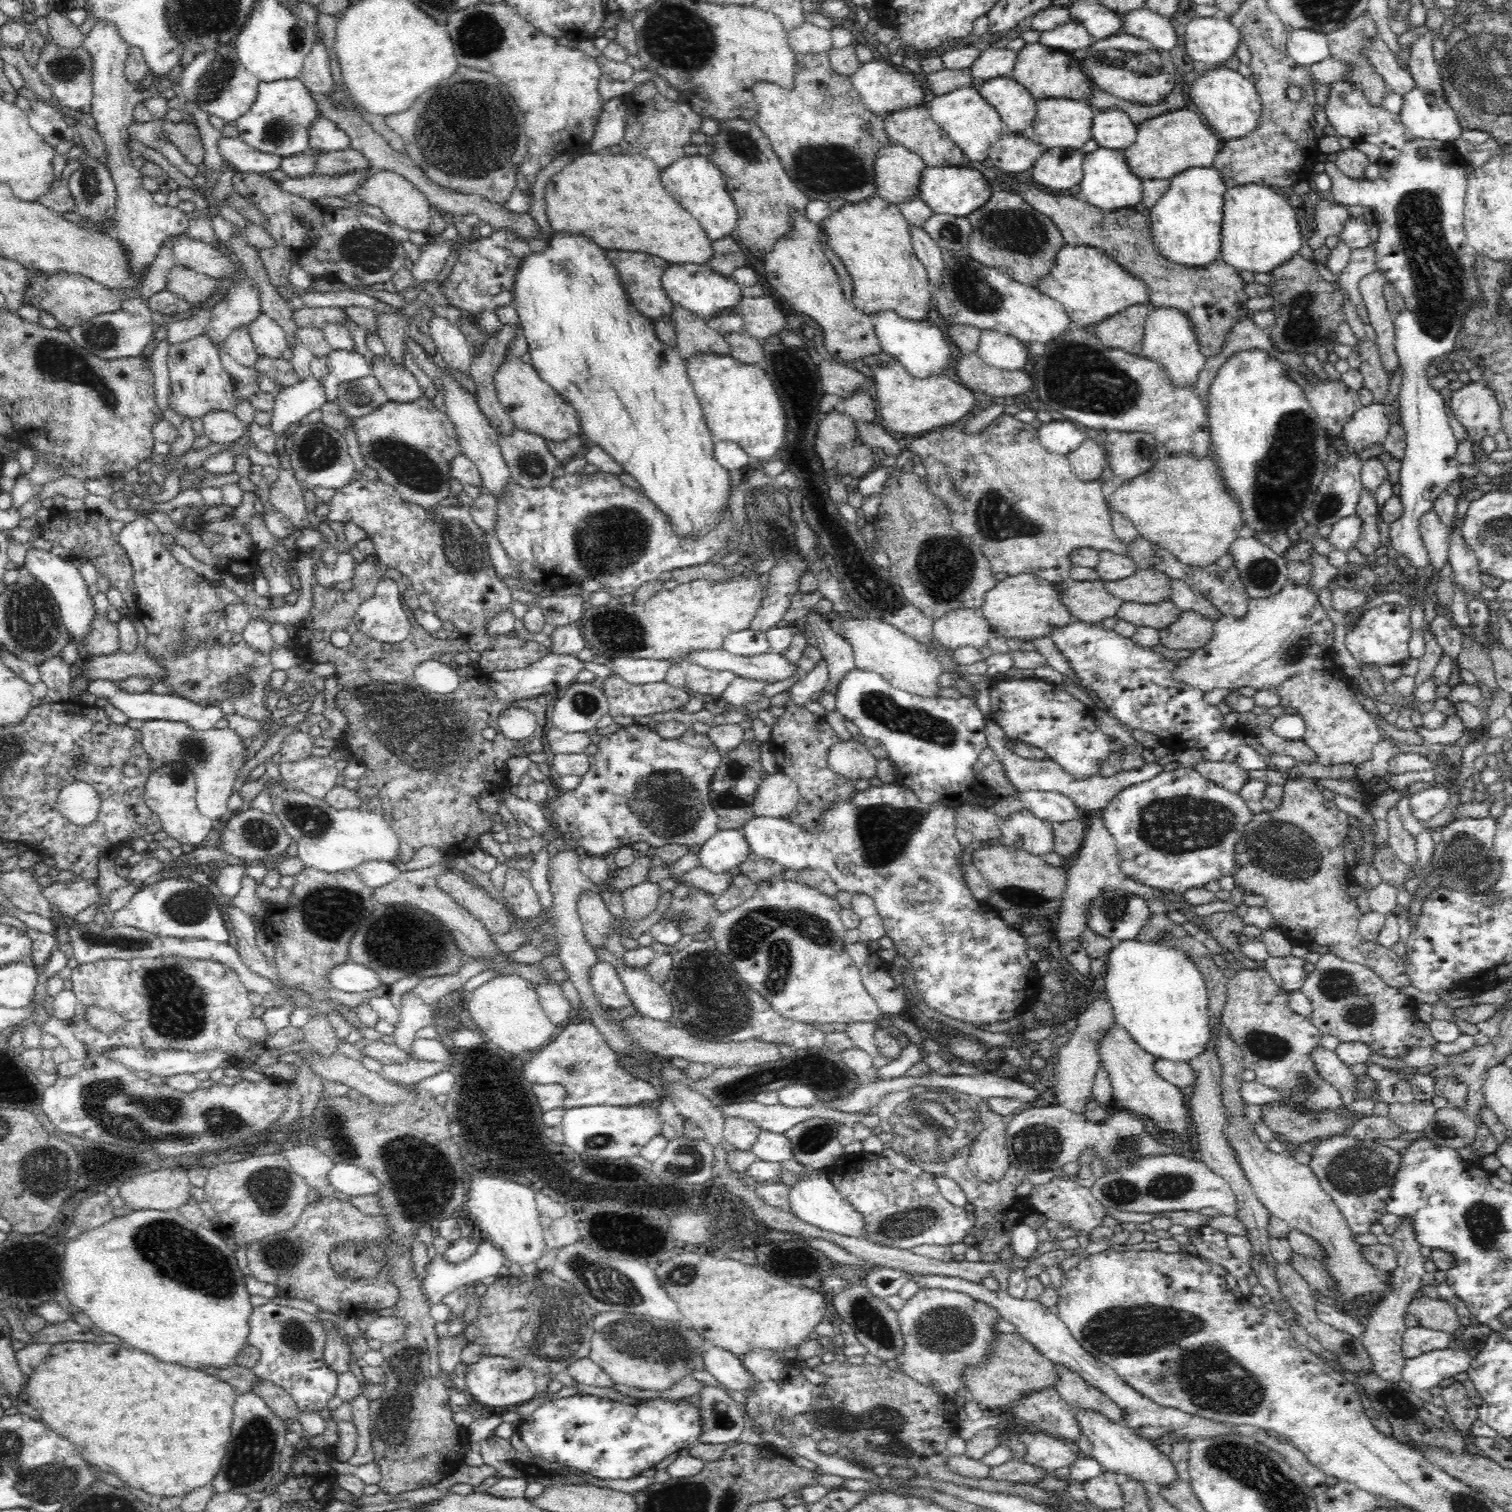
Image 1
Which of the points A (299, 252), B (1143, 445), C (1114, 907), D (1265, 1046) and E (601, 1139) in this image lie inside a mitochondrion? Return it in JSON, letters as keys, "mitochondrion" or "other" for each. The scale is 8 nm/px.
{"A":"other","B":"mitochondrion","C":"mitochondrion","D":"mitochondrion","E":"mitochondrion"}

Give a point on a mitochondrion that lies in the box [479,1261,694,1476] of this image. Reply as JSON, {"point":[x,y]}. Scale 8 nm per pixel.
{"point":[553,1325]}

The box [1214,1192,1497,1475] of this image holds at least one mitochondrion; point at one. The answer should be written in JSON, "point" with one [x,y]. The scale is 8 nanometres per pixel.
{"point":[1398,1405]}

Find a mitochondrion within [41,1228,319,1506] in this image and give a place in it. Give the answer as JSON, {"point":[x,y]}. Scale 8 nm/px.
{"point":[251,1462]}

